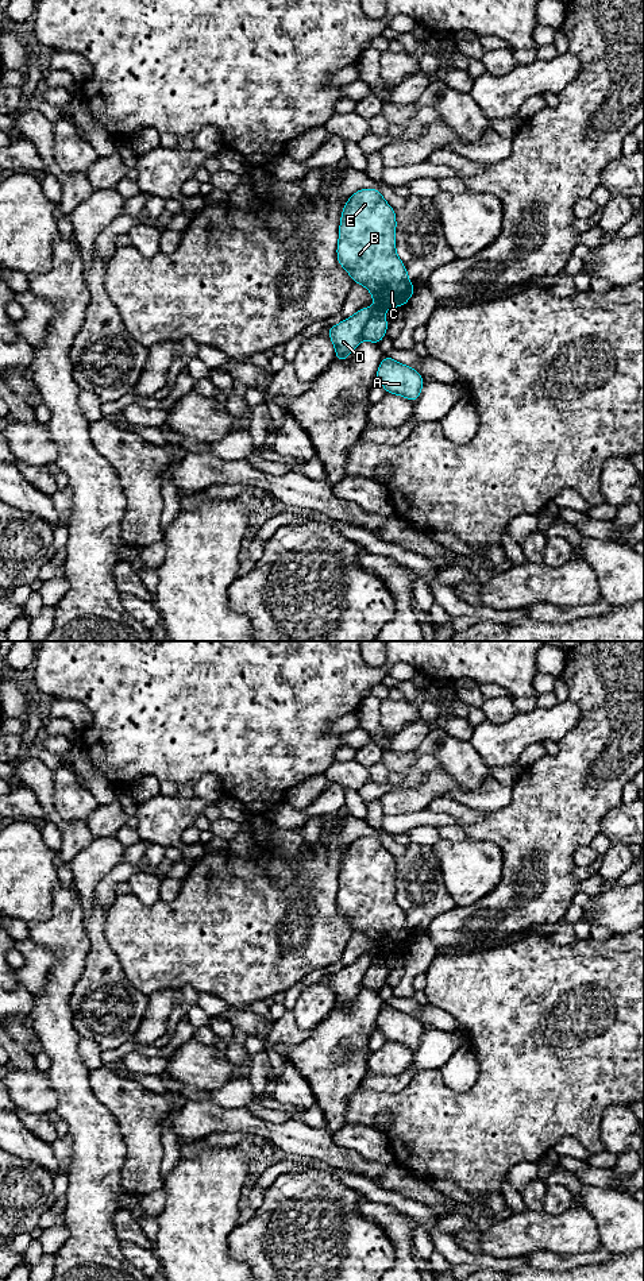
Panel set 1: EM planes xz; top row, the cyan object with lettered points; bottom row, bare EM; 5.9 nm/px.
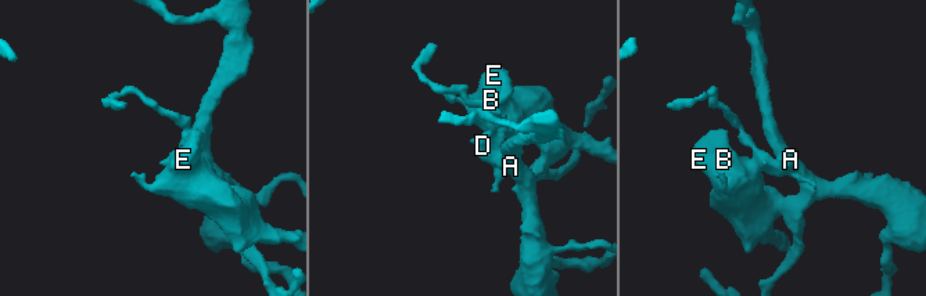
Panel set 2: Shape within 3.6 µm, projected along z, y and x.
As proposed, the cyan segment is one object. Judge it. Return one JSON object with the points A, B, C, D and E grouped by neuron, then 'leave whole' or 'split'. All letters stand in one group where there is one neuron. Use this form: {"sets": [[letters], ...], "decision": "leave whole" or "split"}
{"sets": [["A"], ["B", "C", "D", "E"]], "decision": "split"}

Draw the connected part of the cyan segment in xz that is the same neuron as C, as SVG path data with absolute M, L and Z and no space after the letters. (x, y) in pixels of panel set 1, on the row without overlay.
M359 837L348 845L339 873L338 911L348 919L355 933L360 931L367 935L375 954L362 956L354 964L325 977L336 998L335 1008L347 1008L348 1003L358 996L365 975L371 965L382 962L390 956L405 954L416 938L409 929L404 910L396 900L396 875L396 858L385 849L378 837Z

